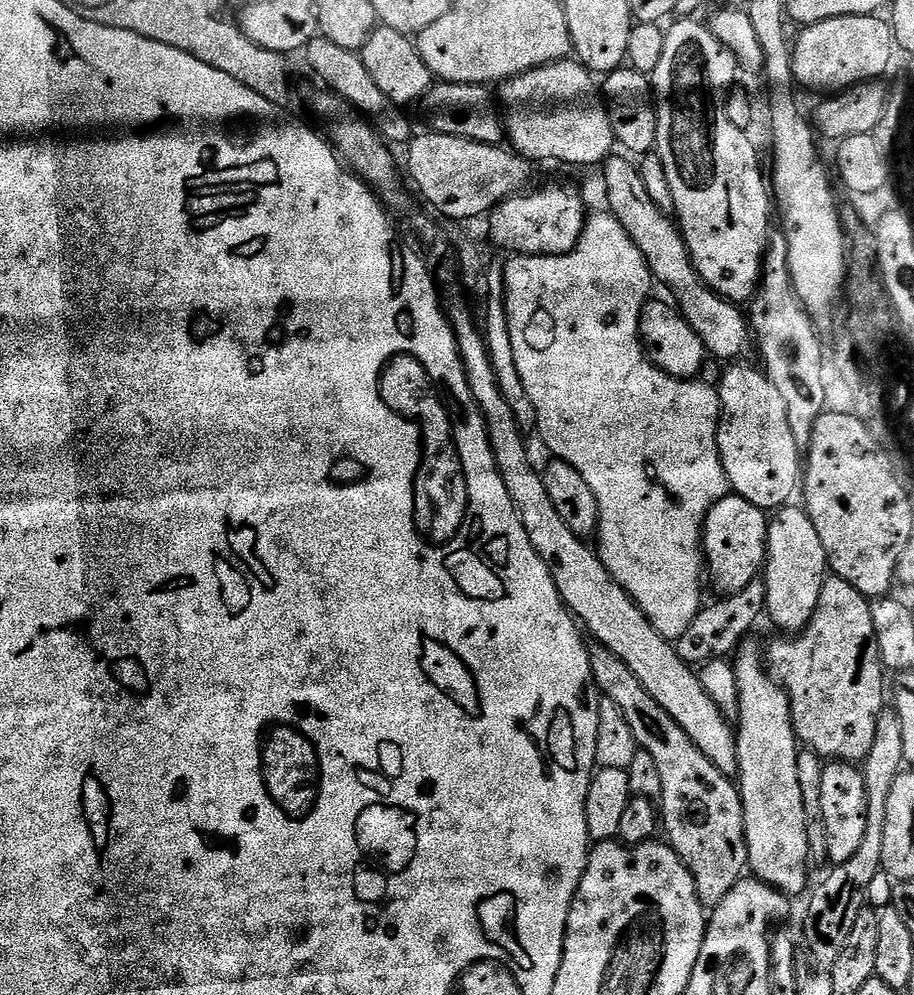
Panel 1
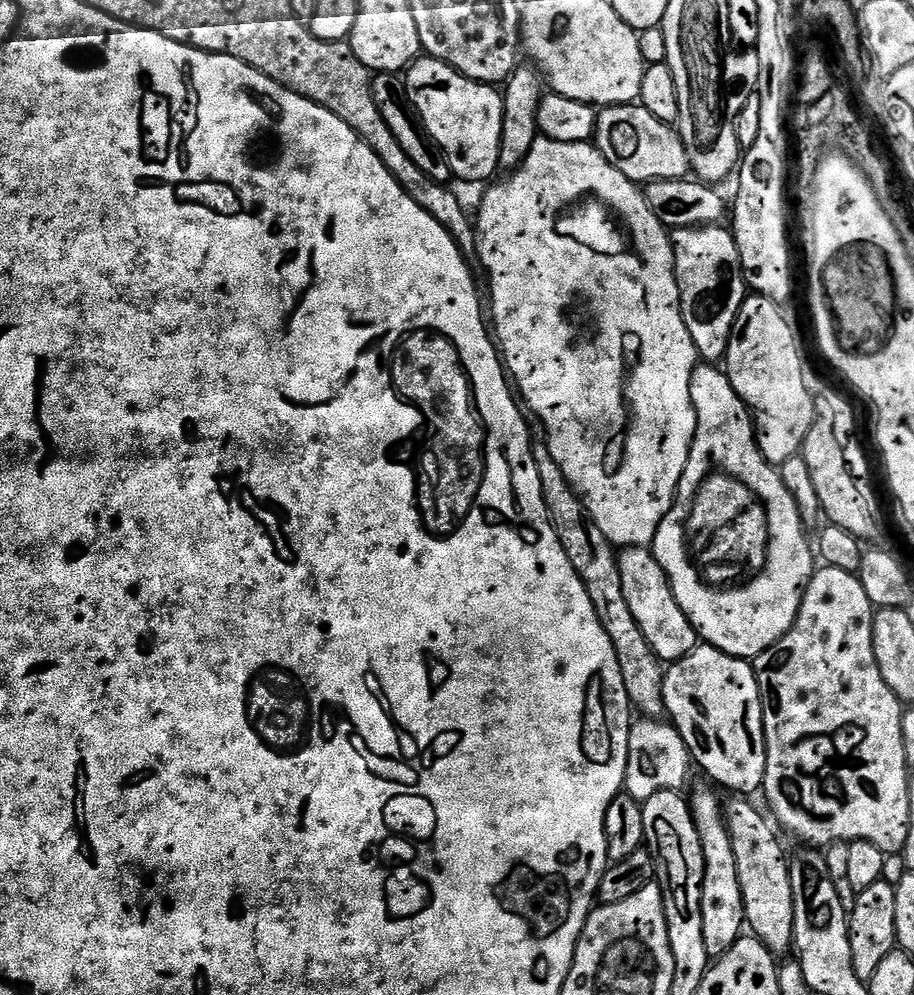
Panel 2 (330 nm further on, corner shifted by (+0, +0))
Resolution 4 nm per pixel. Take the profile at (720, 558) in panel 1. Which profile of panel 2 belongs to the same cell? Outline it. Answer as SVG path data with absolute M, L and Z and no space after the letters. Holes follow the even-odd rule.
M712 362L697 363L694 374L690 378L690 398L694 402L694 410L696 411L696 433L694 434L694 438L692 439L692 449L690 450L690 454L688 455L688 461L686 462L686 470L682 474L682 478L680 479L680 485L676 487L676 501L672 503L672 509L668 511L668 513L666 514L666 518L662 518L662 522L658 526L658 534L654 534L654 538L652 539L650 550L654 554L654 558L658 558L658 566L662 566L662 570L666 570L666 578L670 582L674 598L678 602L678 606L682 606L682 614L686 614L686 618L694 626L697 637L699 637L699 639L703 641L703 643L708 644L711 648L717 648L718 650L722 650L726 654L738 657L739 660L746 660L752 662L755 661L757 656L762 655L763 652L765 652L766 650L770 650L772 647L774 647L779 642L779 640L782 639L782 637L784 637L784 635L786 635L786 633L789 632L794 626L794 622L798 618L798 610L800 609L800 607L802 606L802 602L804 601L804 591L807 590L808 584L812 580L812 574L816 571L818 567L818 560L817 557L814 555L813 541L812 544L810 541L808 541L809 529L806 527L804 519L802 518L802 514L798 510L798 502L794 502L793 496L790 495L790 490L786 490L786 482L782 482L779 467L768 461L768 459L762 454L762 450L760 449L760 447L758 446L758 442L756 441L756 428L752 425L752 414L751 412L749 412L748 407L746 407L746 405L744 405L744 403L742 402L742 398L734 390L734 386L730 382L730 378L728 377L727 372L721 370L719 367L717 367L715 363Z

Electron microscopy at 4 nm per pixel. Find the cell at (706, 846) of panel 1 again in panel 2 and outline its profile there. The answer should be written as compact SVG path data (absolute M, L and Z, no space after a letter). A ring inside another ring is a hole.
M696 788L690 795L692 817L702 842L704 855L704 881L702 882L702 939L706 941L709 957L719 958L734 946L746 928L742 890L738 882L738 862L734 862L734 846L730 842L728 826L724 822L722 800L716 797L717 789Z

